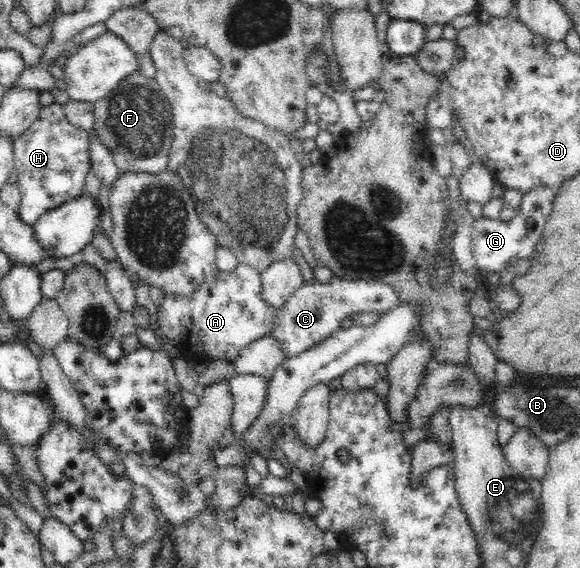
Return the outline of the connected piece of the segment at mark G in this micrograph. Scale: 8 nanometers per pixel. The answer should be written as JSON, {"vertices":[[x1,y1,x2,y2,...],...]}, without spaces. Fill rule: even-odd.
{"vertices":[[540,186,523,195,521,207,516,210,511,221,500,221,499,218,494,220,488,217,475,219,472,226,471,249,477,268,482,273,497,276,502,270,510,267,506,264,512,256,516,256,519,260,530,258,543,235,556,195,556,189]]}

